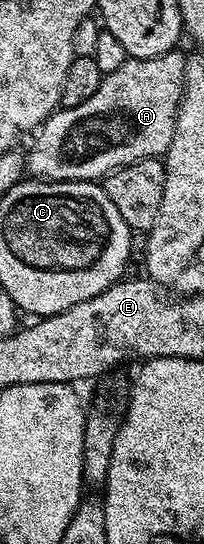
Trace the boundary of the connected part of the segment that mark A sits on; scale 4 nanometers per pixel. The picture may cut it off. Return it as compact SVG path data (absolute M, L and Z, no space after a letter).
M181 51L165 52L156 58L144 58L143 60L135 60L128 58L120 66L120 70L108 72L103 75L100 86L96 90L96 94L92 94L92 98L88 98L88 102L80 102L80 106L75 108L59 107L50 115L50 117L42 123L41 128L37 129L36 135L33 137L34 145L31 146L30 152L26 157L26 172L36 180L89 180L91 182L101 181L103 178L115 172L118 168L123 168L129 164L135 164L141 160L152 160L155 158L165 157L168 146L172 142L172 134L176 126L176 114L178 107L182 101L182 91L186 88L186 78L184 70L186 69L187 57L181 56Z

